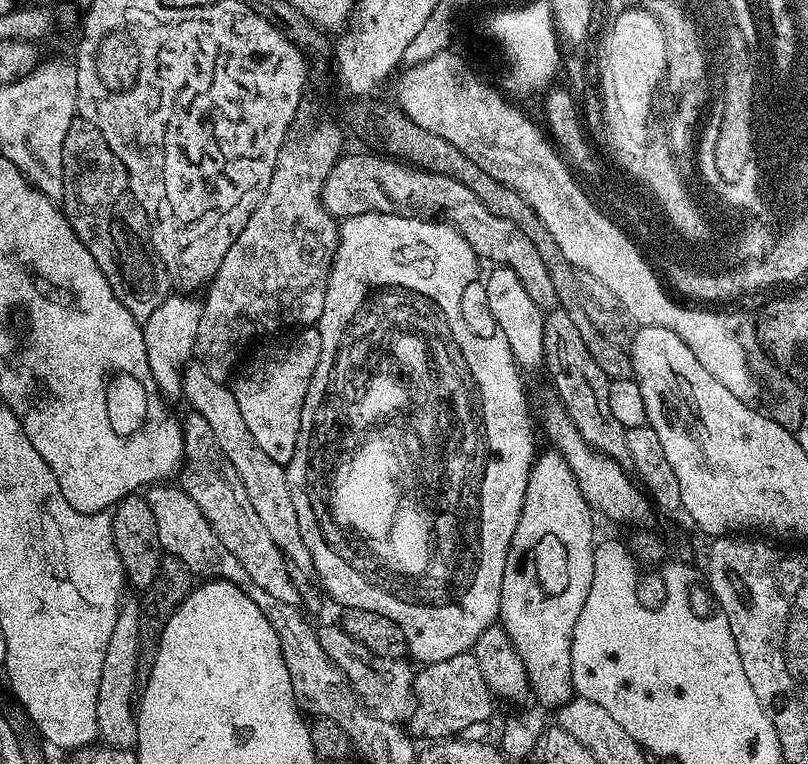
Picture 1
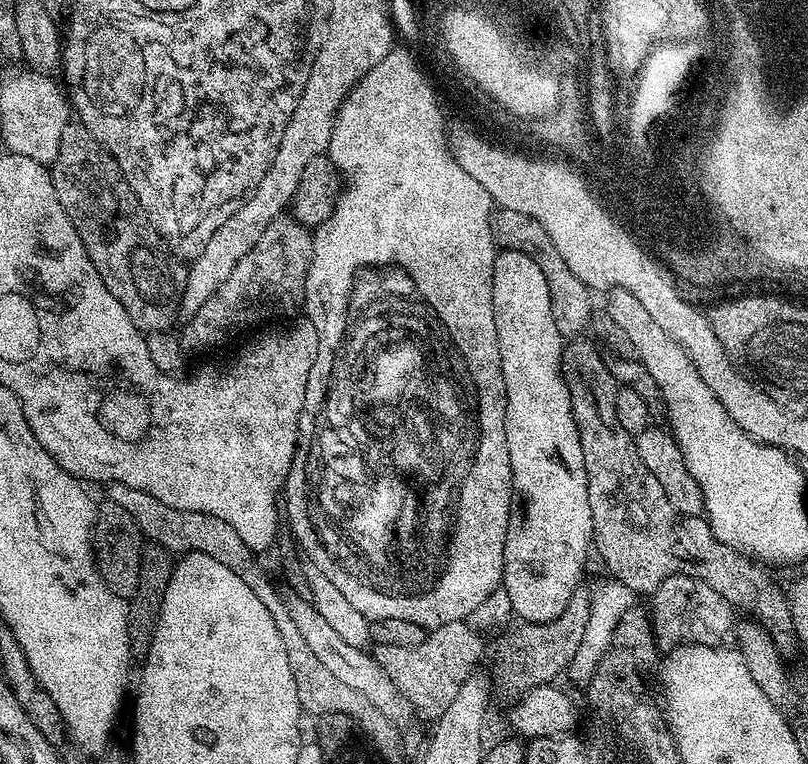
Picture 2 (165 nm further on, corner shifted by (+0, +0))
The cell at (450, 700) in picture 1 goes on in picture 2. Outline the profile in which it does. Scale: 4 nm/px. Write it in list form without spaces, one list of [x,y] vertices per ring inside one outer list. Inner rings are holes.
[[[581,586],[570,598],[570,602],[566,602],[566,610],[562,610],[556,620],[545,624],[521,623],[520,628],[513,627],[507,633],[509,636],[496,648],[500,665],[494,675],[495,687],[499,691],[501,688],[511,698],[516,698],[531,688],[541,688],[543,684],[559,681],[556,679],[567,673],[574,654],[578,654],[578,646],[582,646],[582,634],[586,634],[586,621],[590,618],[591,597],[591,591]]]

